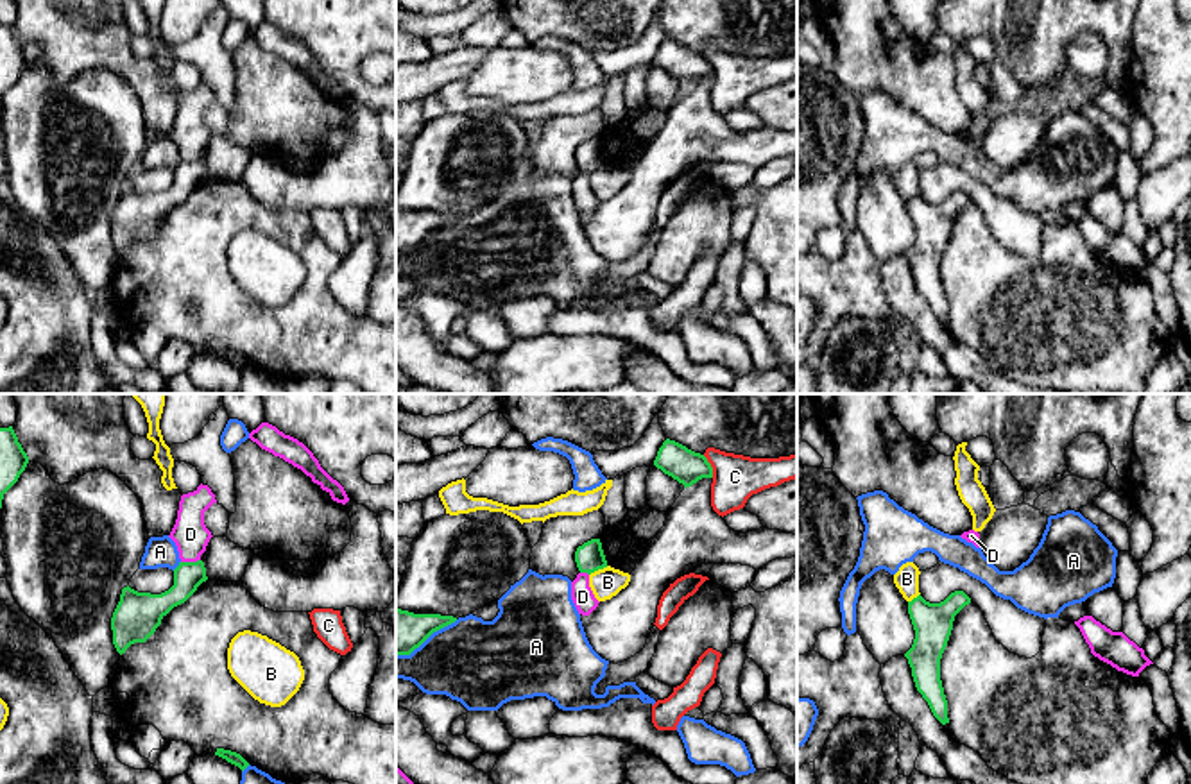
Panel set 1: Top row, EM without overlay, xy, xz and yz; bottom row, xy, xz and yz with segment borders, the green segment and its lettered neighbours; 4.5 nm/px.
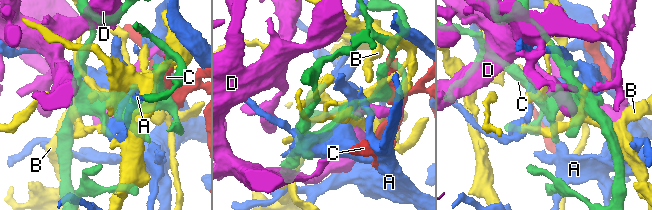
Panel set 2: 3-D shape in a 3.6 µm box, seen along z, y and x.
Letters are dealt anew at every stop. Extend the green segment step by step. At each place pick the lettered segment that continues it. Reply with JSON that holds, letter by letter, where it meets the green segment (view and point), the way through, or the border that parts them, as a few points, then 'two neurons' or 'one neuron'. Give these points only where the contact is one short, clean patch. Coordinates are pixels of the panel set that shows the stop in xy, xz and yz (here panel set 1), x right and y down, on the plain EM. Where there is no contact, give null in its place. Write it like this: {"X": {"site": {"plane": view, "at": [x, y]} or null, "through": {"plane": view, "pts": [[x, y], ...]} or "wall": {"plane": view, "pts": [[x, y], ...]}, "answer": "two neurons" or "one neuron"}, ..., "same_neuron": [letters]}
{"A": {"site": {"plane": "xz", "at": [427, 237]}, "answer": "two neurons"}, "B": {"site": {"plane": "xz", "at": [599, 167]}, "answer": "two neurons"}, "C": {"site": {"plane": "xz", "at": [710, 65]}, "answer": "two neurons"}, "D": {"site": {"plane": "xy", "at": [190, 161]}, "wall": {"plane": "xy", "pts": [[199, 158], [181, 161]]}, "answer": "two neurons"}, "same_neuron": []}

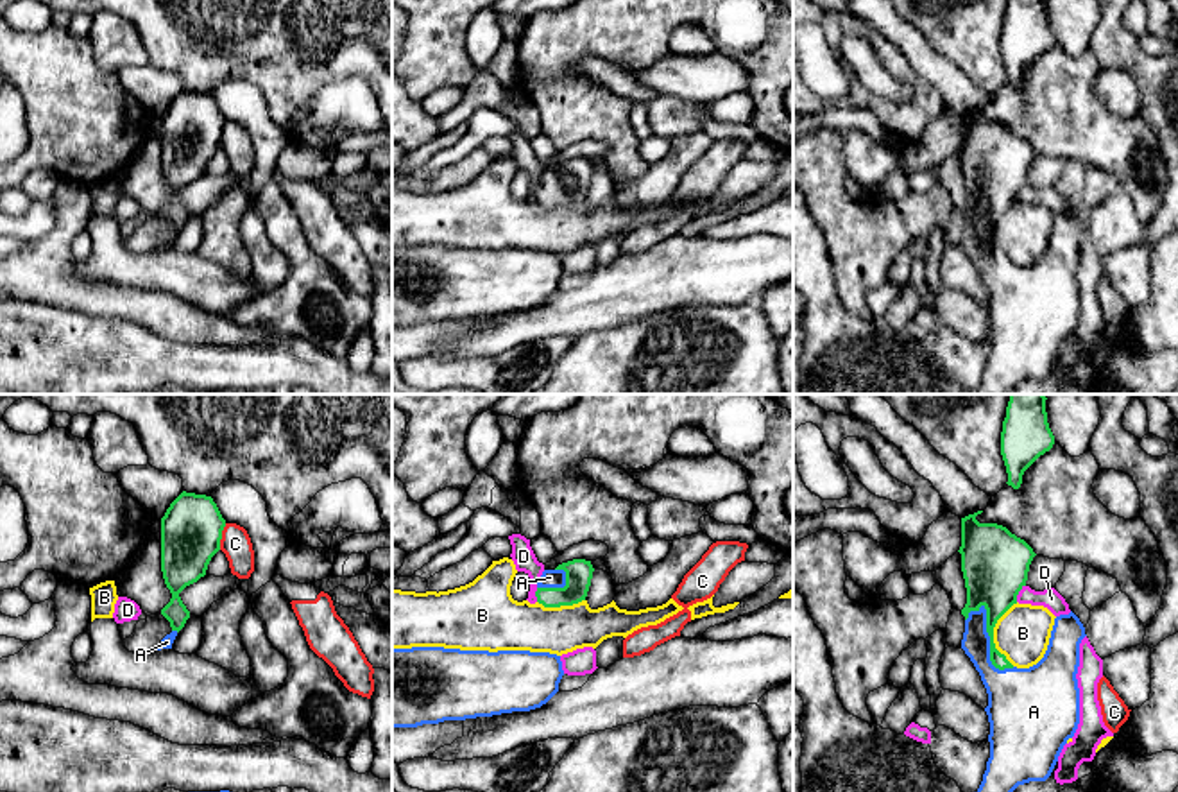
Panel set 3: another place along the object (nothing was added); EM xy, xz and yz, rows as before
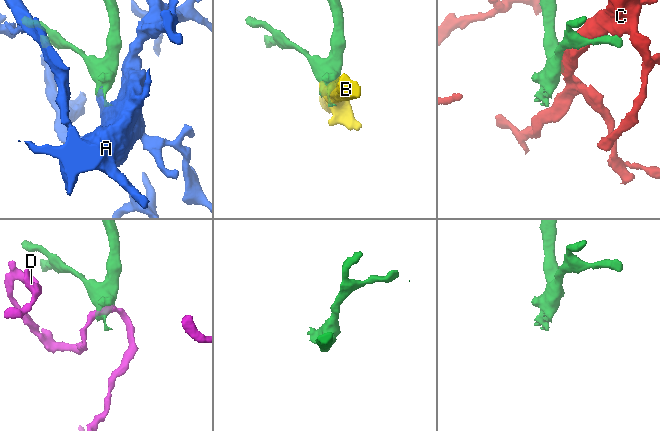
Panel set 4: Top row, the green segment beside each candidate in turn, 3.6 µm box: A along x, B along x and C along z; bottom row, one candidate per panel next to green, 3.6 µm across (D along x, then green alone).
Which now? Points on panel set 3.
{"A": {"site": {"plane": "yz", "at": [990, 239]}, "through": {"plane": "yz", "pts": [[994, 183], [987, 199], [990, 239], [990, 262], [1014, 289]]}, "answer": "one neuron"}, "B": {"site": {"plane": "yz", "at": [992, 232]}, "wall": {"plane": "yz", "pts": [[1017, 201], [994, 226], [994, 244], [1012, 264]]}, "answer": "two neurons"}, "C": {"site": {"plane": "xy", "at": [221, 135]}, "answer": "two neurons"}, "D": {"site": {"plane": "yz", "at": [1017, 192]}, "wall": {"plane": "yz", "pts": [[1024, 183], [1015, 199]]}, "answer": "two neurons"}, "same_neuron": ["A"]}

